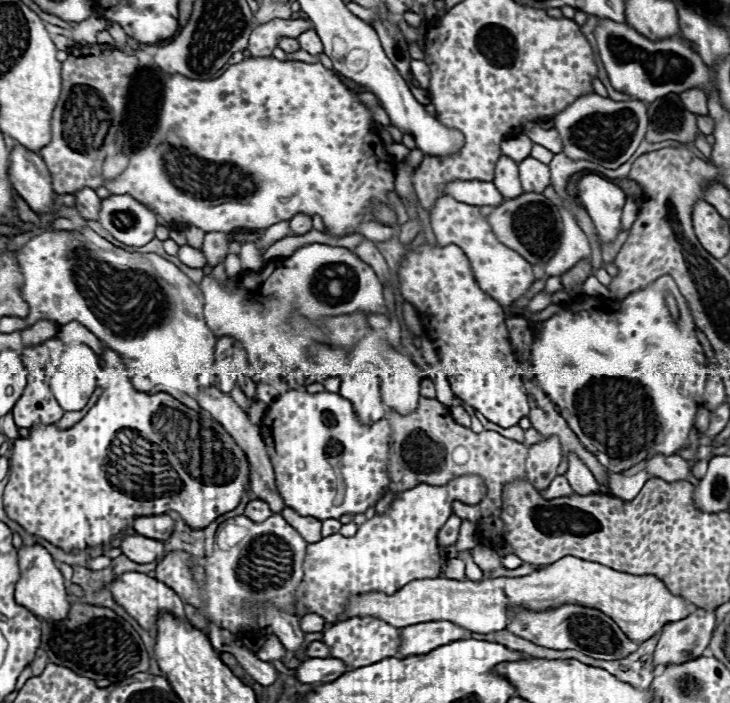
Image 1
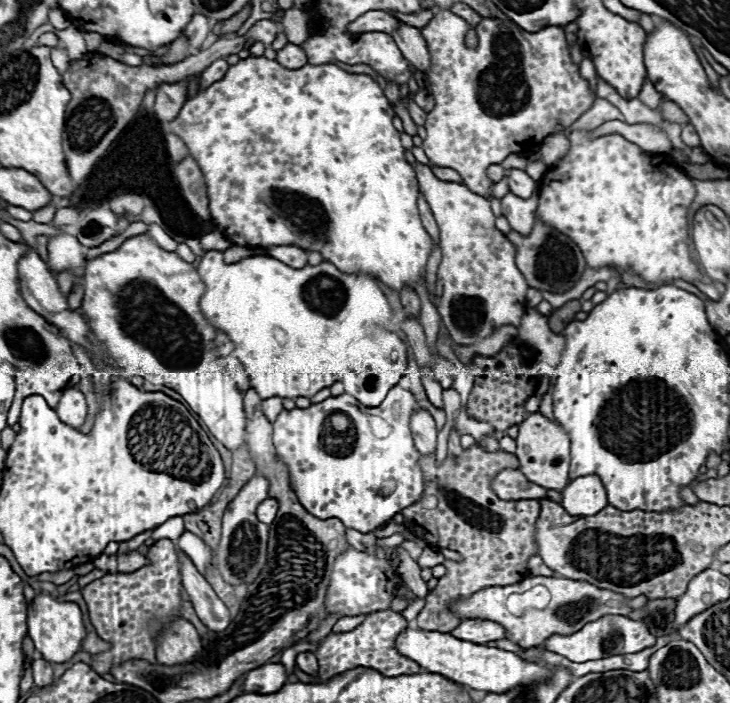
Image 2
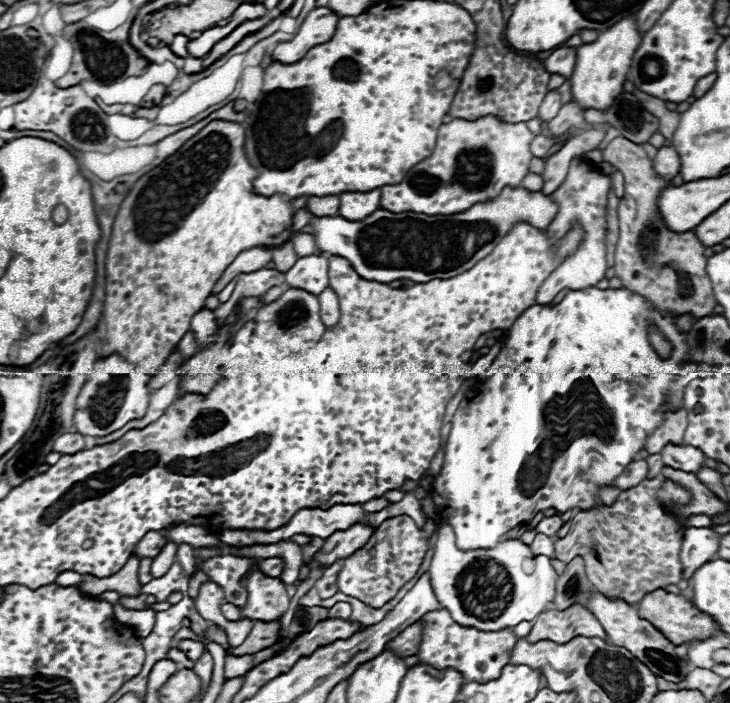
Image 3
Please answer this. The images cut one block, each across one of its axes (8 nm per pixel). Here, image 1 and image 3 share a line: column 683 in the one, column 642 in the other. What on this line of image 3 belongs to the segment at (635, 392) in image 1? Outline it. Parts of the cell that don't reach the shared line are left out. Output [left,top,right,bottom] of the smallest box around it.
[432,286,696,550]

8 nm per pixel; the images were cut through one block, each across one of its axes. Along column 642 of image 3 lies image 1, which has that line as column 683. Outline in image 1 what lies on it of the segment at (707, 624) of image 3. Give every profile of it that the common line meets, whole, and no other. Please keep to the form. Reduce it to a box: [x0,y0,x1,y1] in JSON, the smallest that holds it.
[346,556,694,642]

